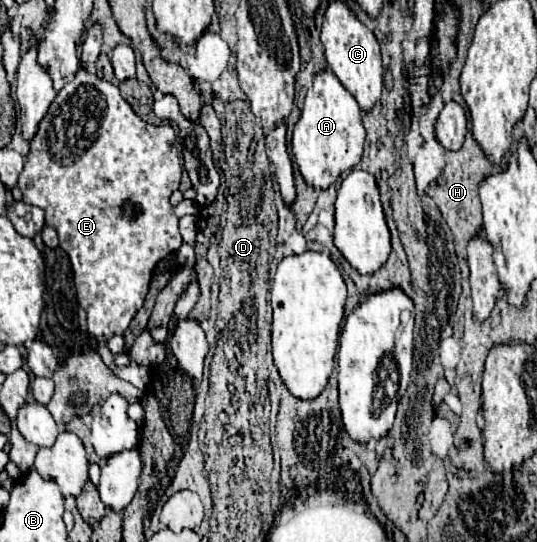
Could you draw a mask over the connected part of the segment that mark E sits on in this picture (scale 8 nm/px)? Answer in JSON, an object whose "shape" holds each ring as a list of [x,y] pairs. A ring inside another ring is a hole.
{"shape":[[[80,69],[76,73],[76,77],[64,85],[64,89],[56,95],[56,99],[52,101],[44,121],[40,121],[40,129],[36,133],[36,137],[32,139],[32,145],[30,145],[30,153],[26,157],[26,163],[24,163],[24,171],[18,179],[18,187],[22,191],[22,201],[28,203],[28,205],[36,205],[40,209],[44,209],[44,215],[46,215],[46,225],[54,227],[58,237],[60,237],[60,247],[68,253],[70,257],[70,263],[72,263],[72,271],[74,271],[74,285],[76,285],[76,295],[78,295],[78,303],[80,307],[88,313],[88,333],[94,335],[98,339],[98,345],[100,345],[100,357],[102,361],[118,375],[122,377],[124,381],[130,381],[134,385],[142,385],[140,377],[138,375],[130,375],[128,367],[126,369],[118,369],[114,365],[114,355],[106,349],[104,345],[104,337],[116,333],[116,335],[122,335],[130,321],[134,319],[134,315],[140,311],[142,303],[144,303],[144,297],[148,293],[148,285],[150,285],[150,279],[152,279],[152,271],[156,267],[156,263],[164,257],[168,257],[170,253],[178,251],[180,245],[182,245],[182,235],[180,235],[180,229],[178,229],[178,217],[174,213],[174,209],[170,207],[170,195],[172,191],[178,189],[180,185],[180,177],[182,177],[182,159],[180,159],[180,151],[176,147],[176,133],[170,125],[150,125],[146,121],[142,121],[134,111],[132,107],[122,99],[120,95],[120,89],[118,85],[114,83],[108,83],[104,79],[98,79],[96,75],[90,75],[88,71]]]}

